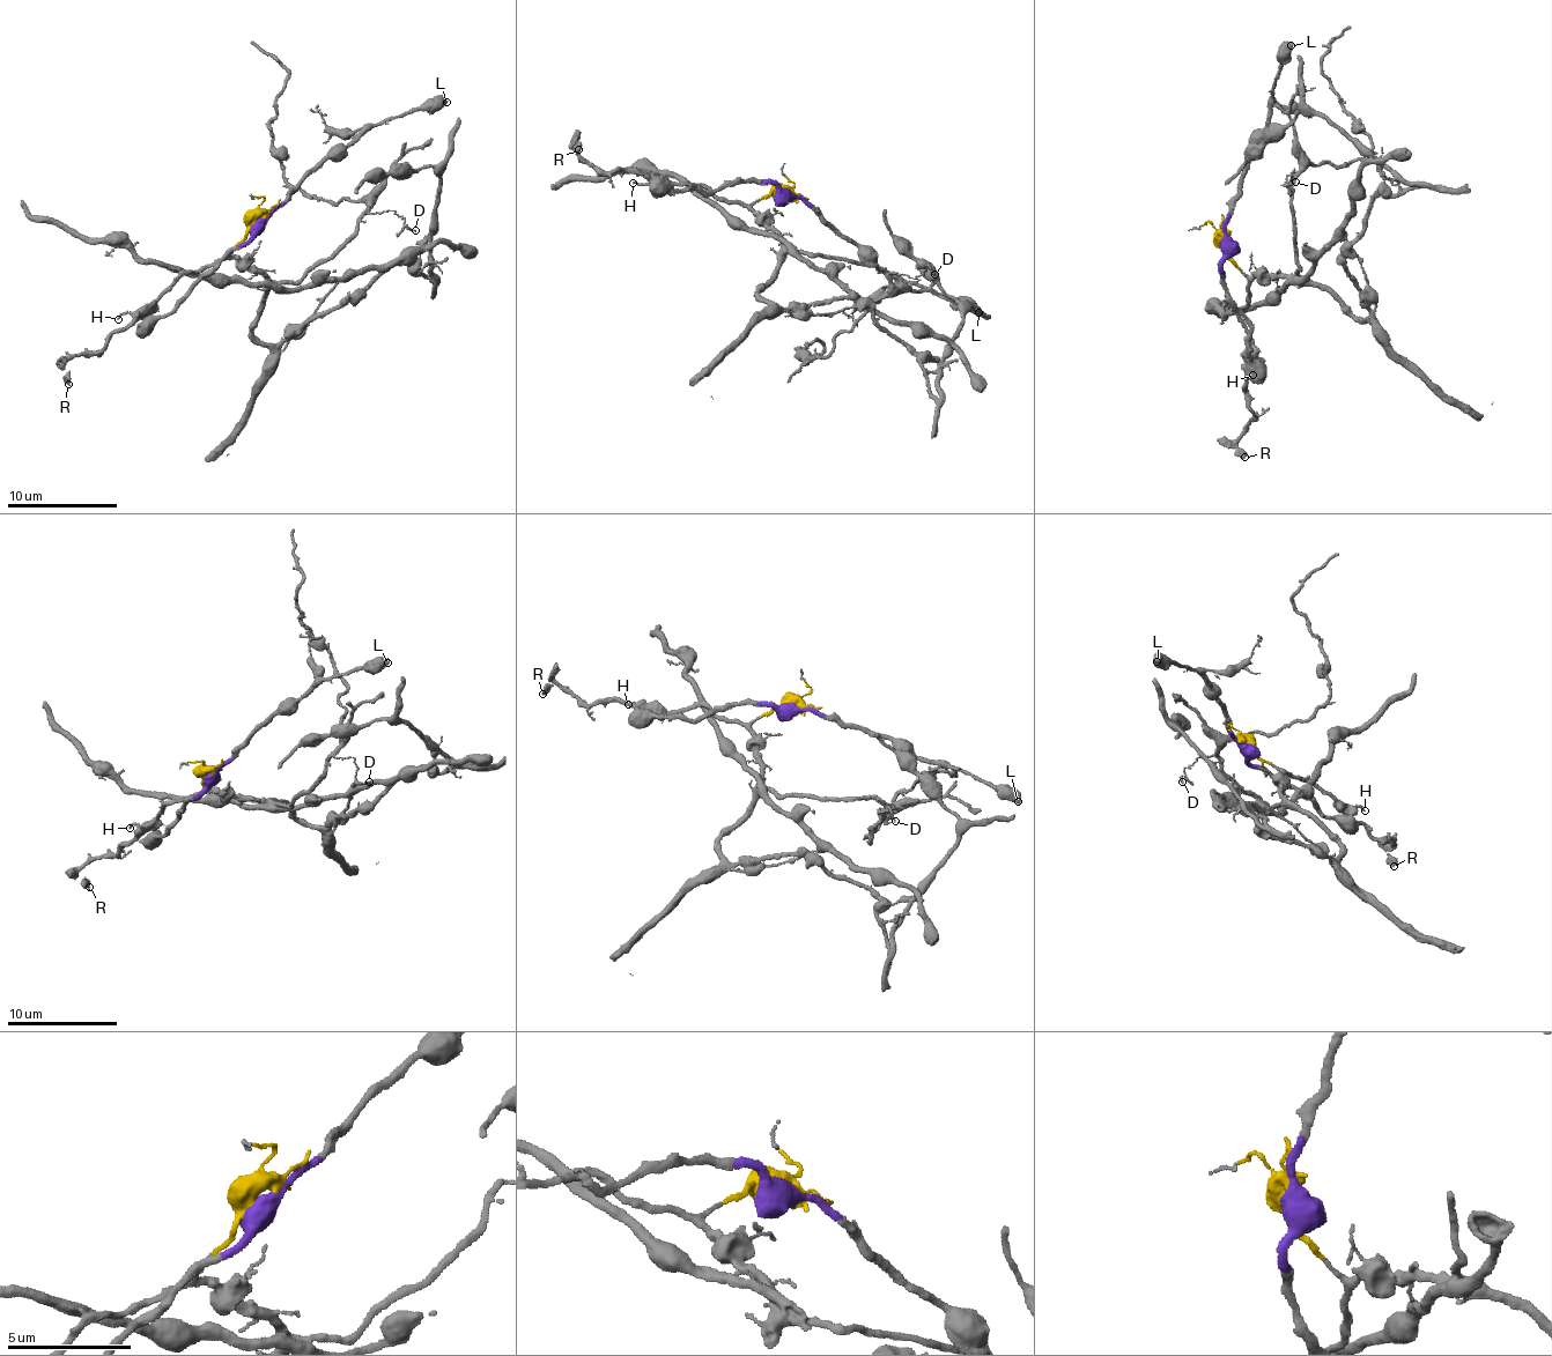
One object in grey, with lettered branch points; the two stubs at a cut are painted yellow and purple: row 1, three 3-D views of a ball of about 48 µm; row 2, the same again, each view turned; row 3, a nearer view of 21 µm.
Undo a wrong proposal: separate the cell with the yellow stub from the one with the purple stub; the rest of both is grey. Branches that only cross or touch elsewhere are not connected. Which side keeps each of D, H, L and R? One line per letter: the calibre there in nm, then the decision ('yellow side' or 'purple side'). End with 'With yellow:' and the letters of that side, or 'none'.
D: 100 nm thick; yellow side
H: 120 nm thick; yellow side
L: 550 nm thick; purple side
R: 440 nm thick; yellow side
With yellow: D, H, R

